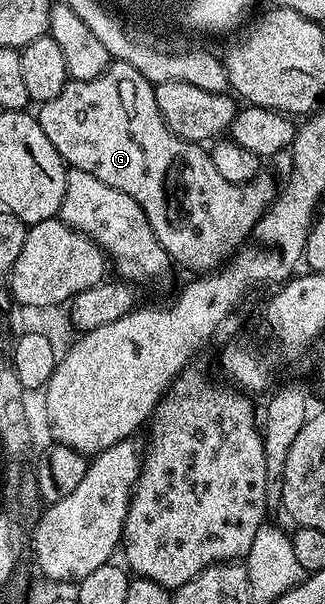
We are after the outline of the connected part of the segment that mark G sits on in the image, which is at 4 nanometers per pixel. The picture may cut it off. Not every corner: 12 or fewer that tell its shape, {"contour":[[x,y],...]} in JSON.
{"contour":[[115,61],[37,118],[133,197],[176,264],[216,270],[277,194],[225,181]]}

